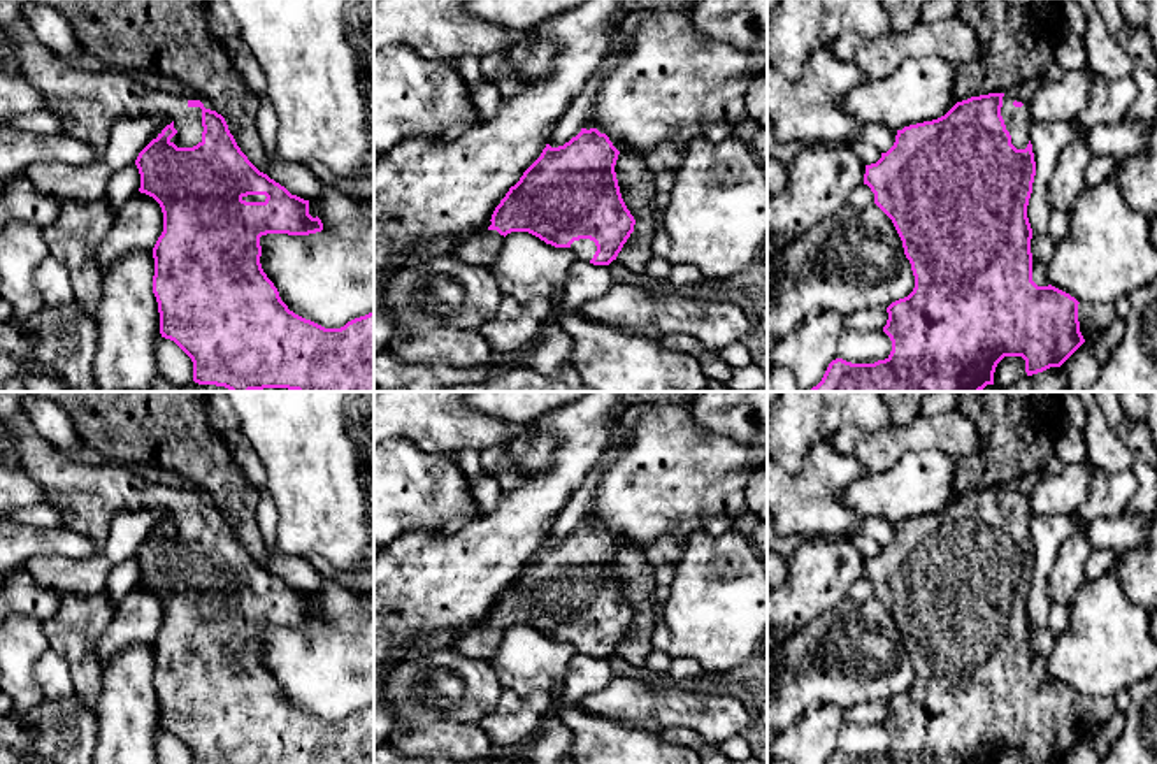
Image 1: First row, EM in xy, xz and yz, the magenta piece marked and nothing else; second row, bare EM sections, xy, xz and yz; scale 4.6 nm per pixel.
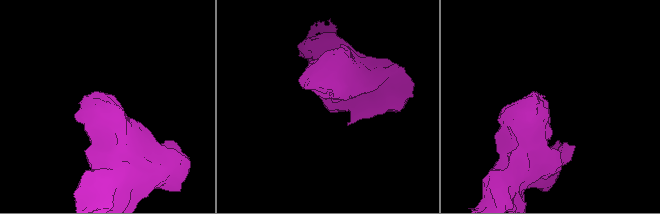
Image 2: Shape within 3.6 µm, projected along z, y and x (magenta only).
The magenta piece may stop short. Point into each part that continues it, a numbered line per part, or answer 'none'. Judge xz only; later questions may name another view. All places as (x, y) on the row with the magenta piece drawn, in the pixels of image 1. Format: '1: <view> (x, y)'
1: xz (583, 250)

